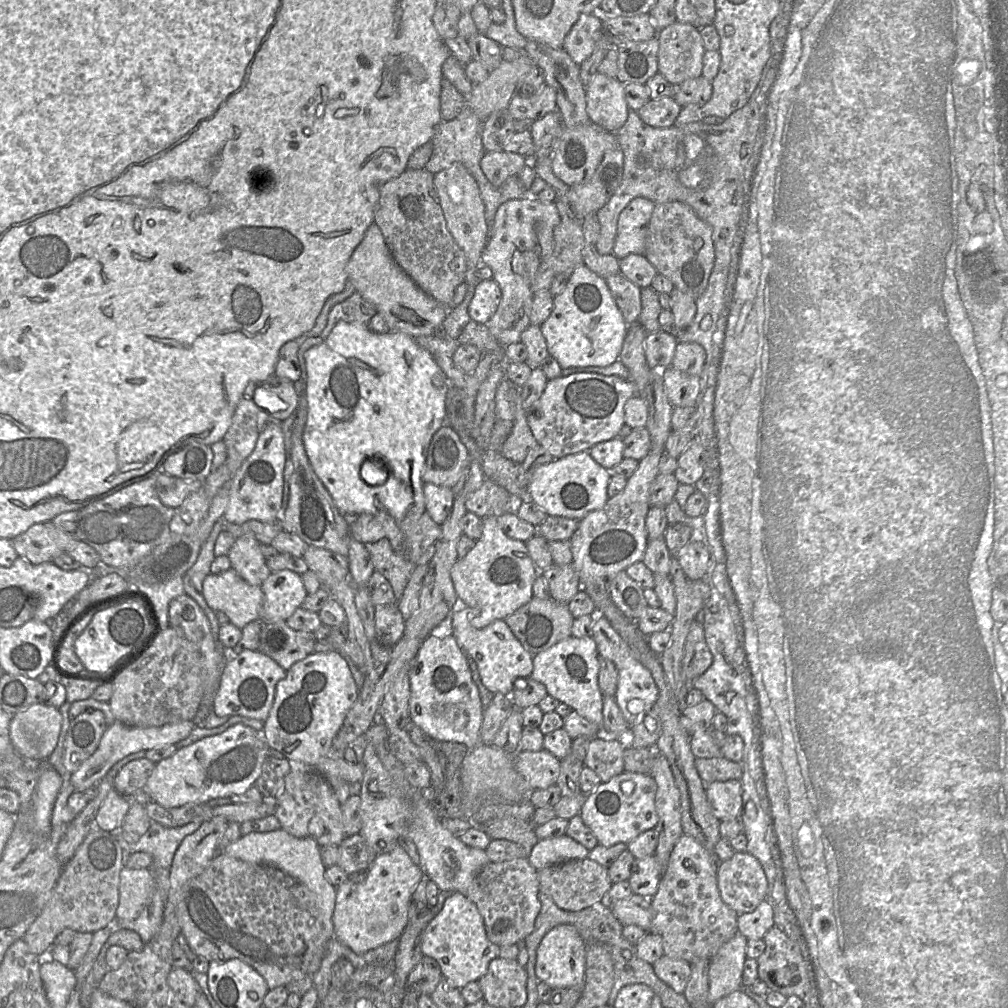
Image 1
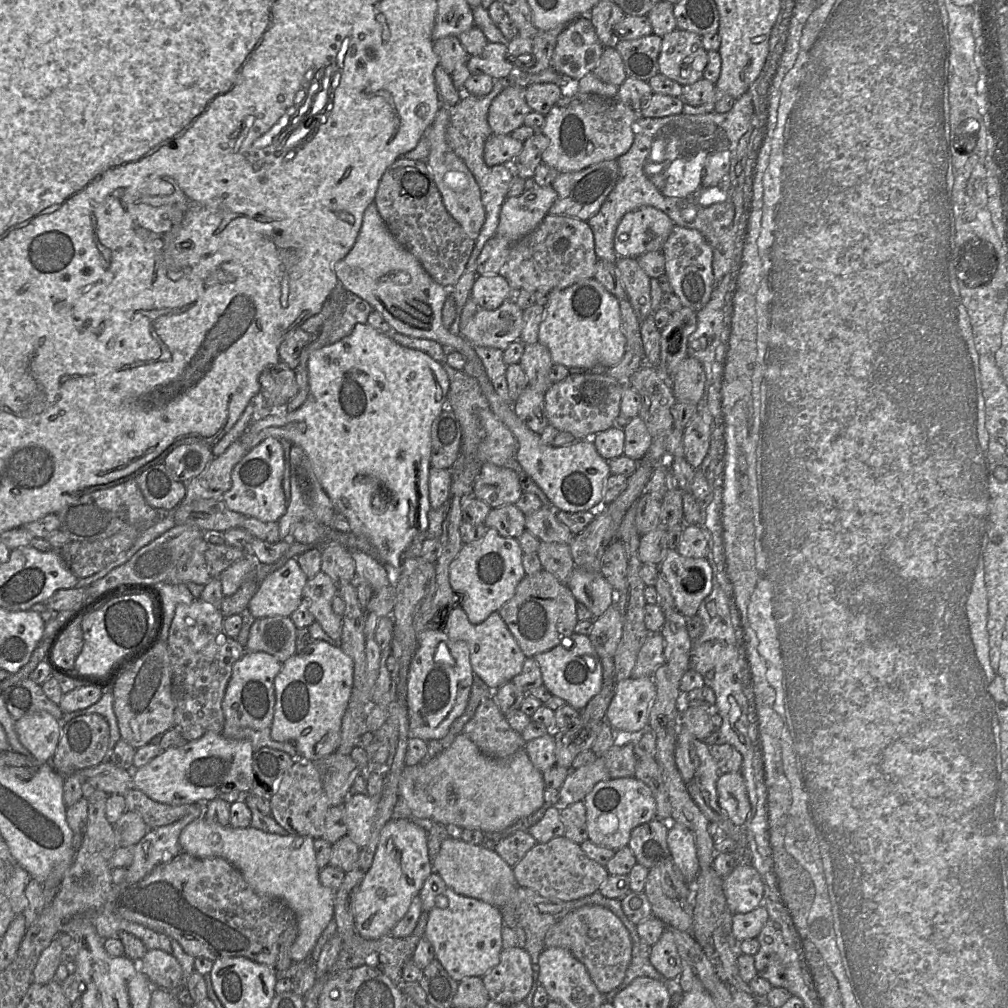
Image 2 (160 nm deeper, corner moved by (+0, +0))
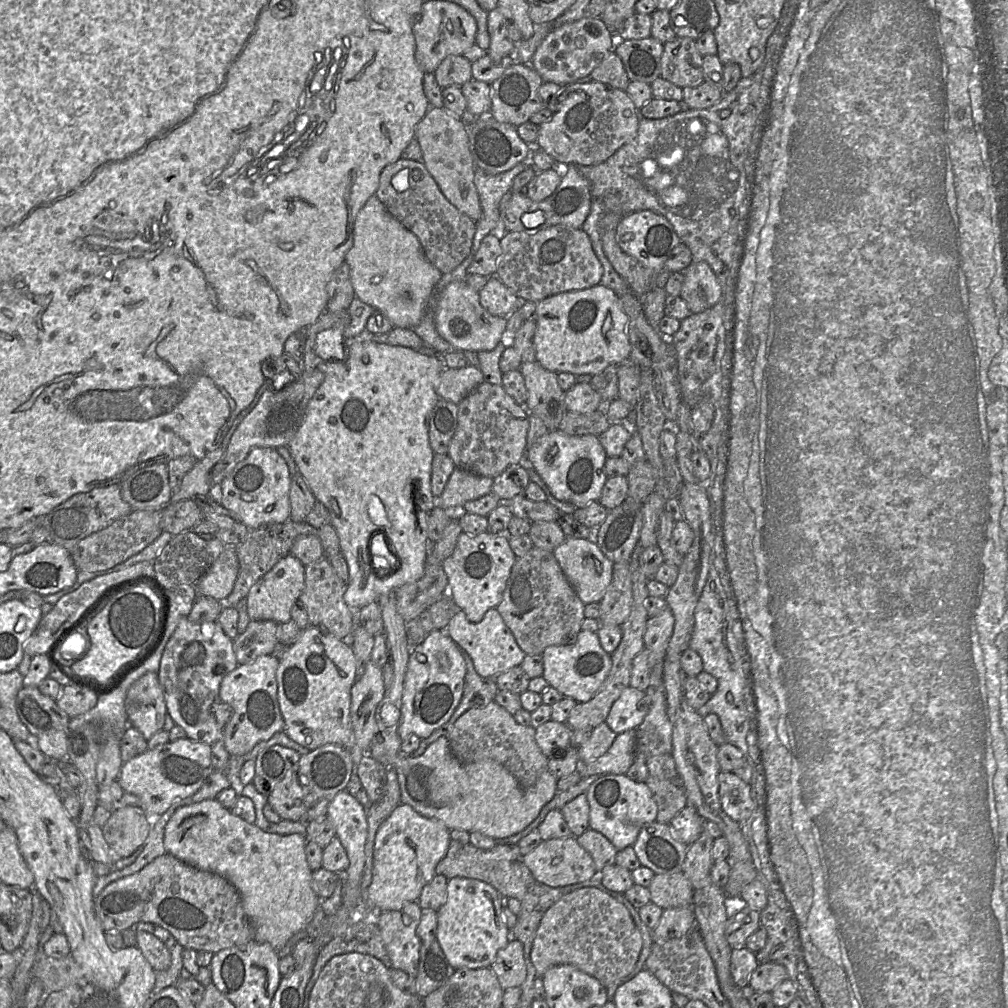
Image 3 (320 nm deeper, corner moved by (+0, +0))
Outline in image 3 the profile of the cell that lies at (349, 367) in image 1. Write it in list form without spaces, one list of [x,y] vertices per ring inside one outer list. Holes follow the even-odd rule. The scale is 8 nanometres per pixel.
[[[363,336],[347,339],[347,345],[346,354],[342,360],[332,361],[321,358],[317,369],[323,372],[324,380],[311,398],[303,421],[288,444],[288,448],[295,461],[297,471],[305,479],[316,500],[322,503],[329,511],[331,525],[335,528],[339,538],[340,552],[348,565],[349,578],[343,598],[354,614],[354,611],[359,610],[367,604],[378,602],[381,596],[393,594],[398,588],[413,583],[424,575],[426,560],[429,554],[427,512],[438,501],[438,498],[432,494],[431,489],[432,461],[435,453],[429,442],[429,420],[431,411],[440,399],[437,394],[437,387],[444,369],[444,363],[442,361],[443,356],[428,356],[411,348],[377,343],[365,339]],[[376,537],[379,537],[379,540],[383,539],[394,554],[395,572],[393,571],[387,577],[380,577],[372,572],[372,559],[374,555],[371,554],[371,546],[373,538]]]

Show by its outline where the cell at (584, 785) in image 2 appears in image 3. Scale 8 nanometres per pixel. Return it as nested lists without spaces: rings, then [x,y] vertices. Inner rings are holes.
[[[636,729],[617,735],[608,751],[587,764],[580,764],[582,778],[591,775],[625,775],[635,761]]]

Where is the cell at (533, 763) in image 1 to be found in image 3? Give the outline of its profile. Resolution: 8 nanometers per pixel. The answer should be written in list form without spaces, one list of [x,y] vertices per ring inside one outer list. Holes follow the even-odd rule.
[[[550,720],[536,728],[535,738],[542,753],[548,758],[557,754],[556,759],[572,744],[573,731],[566,723]]]

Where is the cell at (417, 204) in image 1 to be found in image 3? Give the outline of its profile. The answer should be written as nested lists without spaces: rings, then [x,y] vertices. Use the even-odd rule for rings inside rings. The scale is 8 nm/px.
[[[400,158],[387,165],[375,195],[396,220],[417,236],[426,258],[442,274],[452,272],[469,255],[476,222],[446,199],[423,162]]]

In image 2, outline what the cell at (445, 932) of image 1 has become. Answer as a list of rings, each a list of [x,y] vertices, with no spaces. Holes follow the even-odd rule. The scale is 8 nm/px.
[[[449,887],[444,891],[444,895],[448,899],[448,906],[445,908],[436,906],[429,912],[424,937],[432,944],[435,958],[454,980],[460,982],[466,977],[483,977],[498,965],[503,950],[502,928],[504,925],[500,908],[479,899],[457,894]]]

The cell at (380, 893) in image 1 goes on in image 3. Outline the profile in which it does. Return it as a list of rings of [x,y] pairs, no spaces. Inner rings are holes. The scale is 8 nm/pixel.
[[[399,804],[379,826],[373,851],[372,882],[367,890],[367,908],[370,912],[401,910],[404,905],[418,902],[422,889],[435,875],[435,867],[447,853],[451,841],[450,829],[441,821],[425,817],[411,806]]]

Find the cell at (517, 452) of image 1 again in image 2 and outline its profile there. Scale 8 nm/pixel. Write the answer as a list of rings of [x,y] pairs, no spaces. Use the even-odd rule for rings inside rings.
[[[474,346],[485,371],[499,397],[507,404],[512,404],[506,380],[507,365],[503,361],[503,350],[491,347]]]

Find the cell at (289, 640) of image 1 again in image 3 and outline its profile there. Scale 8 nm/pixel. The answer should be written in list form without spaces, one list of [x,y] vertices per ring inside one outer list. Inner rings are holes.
[[[251,620],[246,630],[233,640],[238,665],[249,664],[263,655],[271,655],[276,644],[278,623],[270,620]]]

